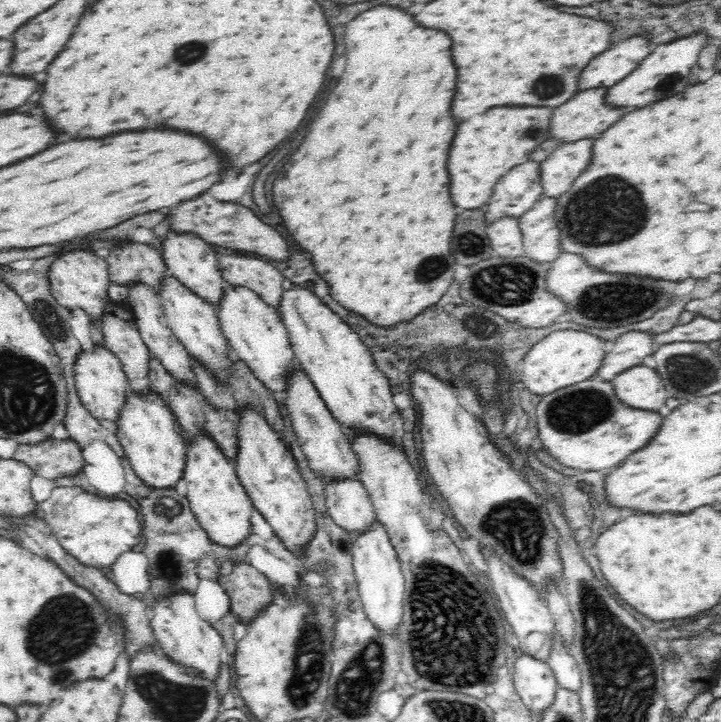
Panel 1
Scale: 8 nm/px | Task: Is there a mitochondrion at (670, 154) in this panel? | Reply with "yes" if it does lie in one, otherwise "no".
no

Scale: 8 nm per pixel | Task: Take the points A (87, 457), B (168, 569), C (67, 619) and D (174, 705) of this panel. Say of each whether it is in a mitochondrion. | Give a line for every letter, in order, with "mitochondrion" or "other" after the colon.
A: other
B: mitochondrion
C: mitochondrion
D: mitochondrion

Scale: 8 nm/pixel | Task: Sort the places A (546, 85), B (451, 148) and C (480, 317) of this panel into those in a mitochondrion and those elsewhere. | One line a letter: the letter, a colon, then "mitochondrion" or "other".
A: mitochondrion
B: other
C: mitochondrion

